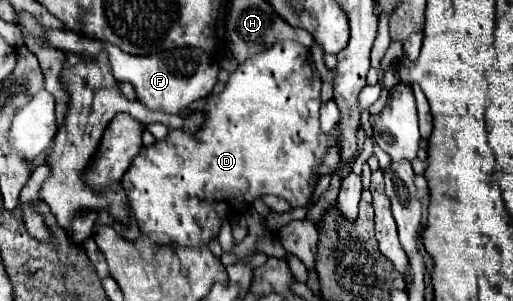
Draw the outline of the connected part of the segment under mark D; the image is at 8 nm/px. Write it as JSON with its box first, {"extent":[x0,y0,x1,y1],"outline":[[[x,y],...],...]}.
{"extent":[121,41,339,247],"outline":[[[279,41],[275,43],[271,49],[253,55],[251,59],[247,59],[245,63],[241,63],[237,67],[237,71],[229,77],[225,89],[219,95],[209,95],[207,103],[205,103],[205,121],[201,125],[201,129],[197,133],[185,133],[183,129],[171,129],[167,133],[165,139],[155,141],[153,145],[143,147],[143,151],[139,151],[139,155],[135,155],[135,159],[131,161],[131,167],[127,169],[127,173],[121,179],[121,185],[127,193],[127,203],[135,215],[137,227],[143,235],[147,235],[147,239],[151,239],[153,245],[157,247],[203,247],[209,245],[211,239],[215,239],[219,235],[225,211],[219,205],[225,205],[229,201],[233,201],[235,197],[245,197],[245,199],[255,199],[255,197],[263,197],[263,195],[277,195],[287,199],[293,207],[307,207],[313,199],[313,191],[315,191],[315,183],[311,183],[311,175],[315,175],[315,171],[321,171],[321,175],[329,175],[337,169],[339,159],[335,159],[339,155],[337,147],[331,147],[331,135],[323,133],[319,127],[319,107],[321,107],[321,79],[319,73],[315,71],[315,63],[311,59],[311,53],[307,51],[307,47],[303,47],[297,41]]]}

